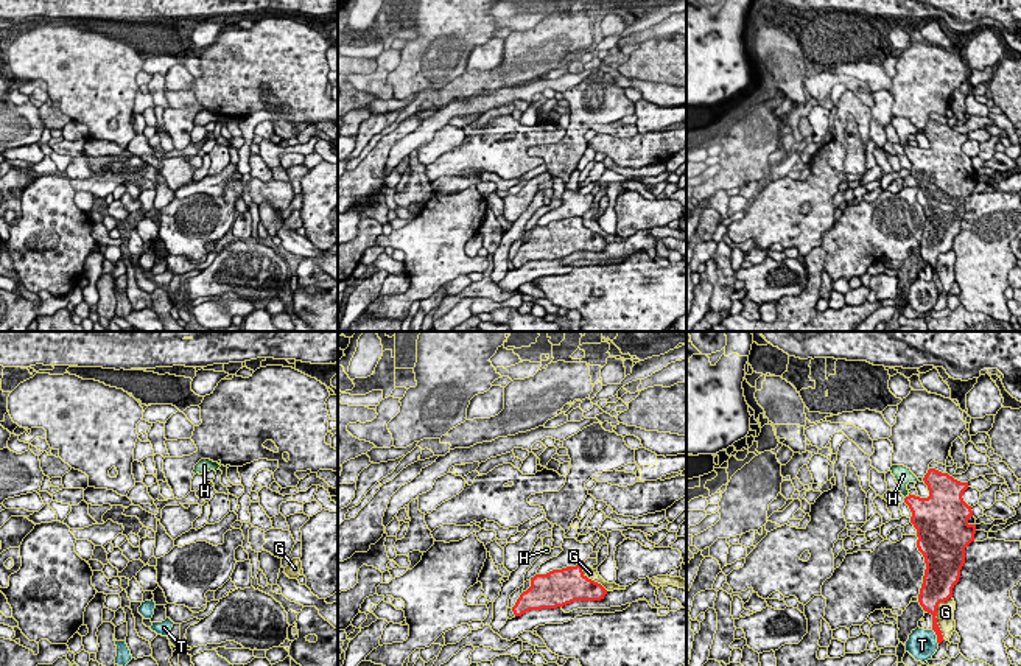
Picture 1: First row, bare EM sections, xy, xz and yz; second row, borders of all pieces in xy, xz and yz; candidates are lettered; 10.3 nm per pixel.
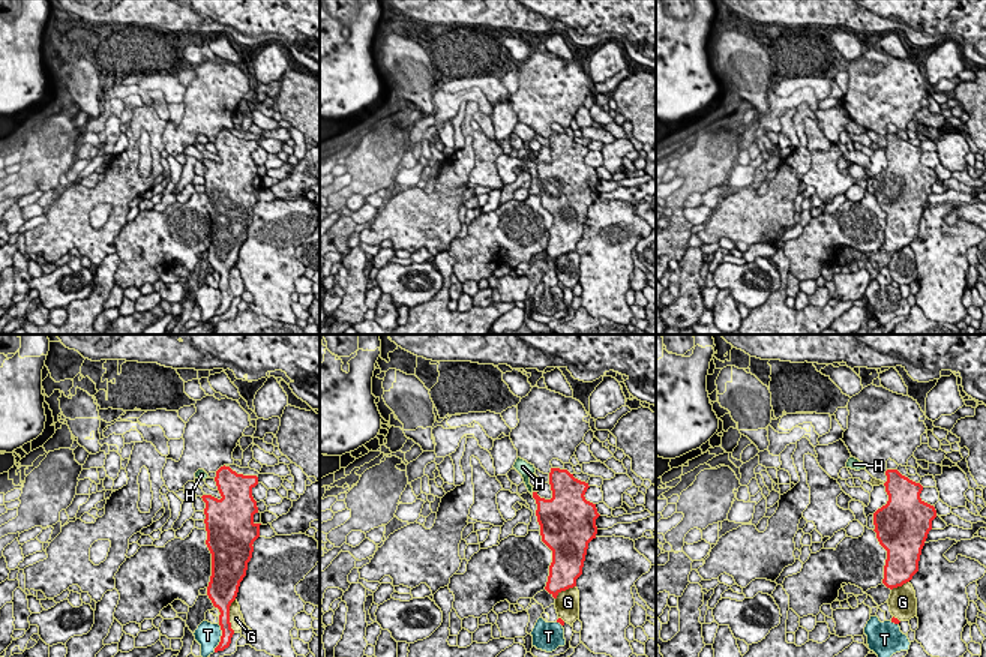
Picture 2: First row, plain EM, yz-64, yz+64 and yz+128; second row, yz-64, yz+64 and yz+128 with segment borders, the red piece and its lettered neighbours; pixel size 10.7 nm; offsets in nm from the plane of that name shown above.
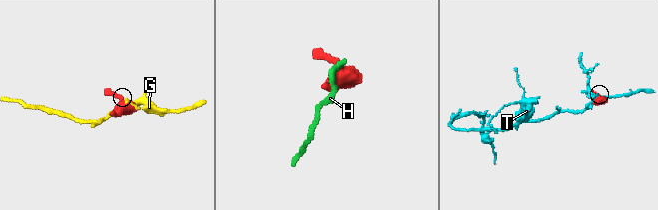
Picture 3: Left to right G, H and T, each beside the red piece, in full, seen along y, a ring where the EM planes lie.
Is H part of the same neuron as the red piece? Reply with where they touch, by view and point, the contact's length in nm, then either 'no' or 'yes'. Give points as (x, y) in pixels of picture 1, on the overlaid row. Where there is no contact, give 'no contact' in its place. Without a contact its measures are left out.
yz (906, 497) | 80 nm | yes

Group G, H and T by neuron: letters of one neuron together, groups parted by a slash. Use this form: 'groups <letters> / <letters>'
groups G / H / T

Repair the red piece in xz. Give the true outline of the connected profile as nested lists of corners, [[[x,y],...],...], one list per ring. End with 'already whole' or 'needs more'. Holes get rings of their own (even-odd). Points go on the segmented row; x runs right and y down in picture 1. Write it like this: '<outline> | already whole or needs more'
[[[581,565],[553,570],[531,577],[531,587],[520,594],[512,612],[521,616],[529,610],[557,608],[574,601],[601,601],[607,590],[588,579]]] | already whole

